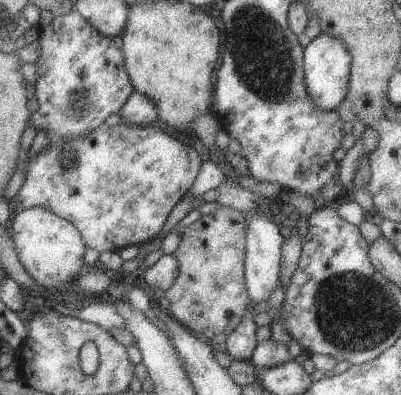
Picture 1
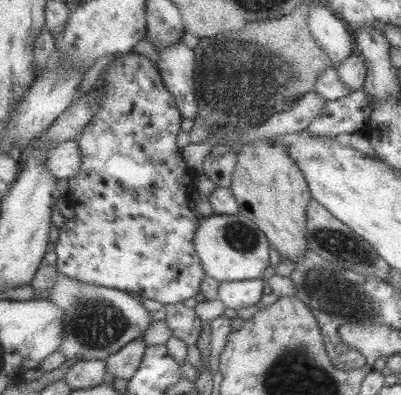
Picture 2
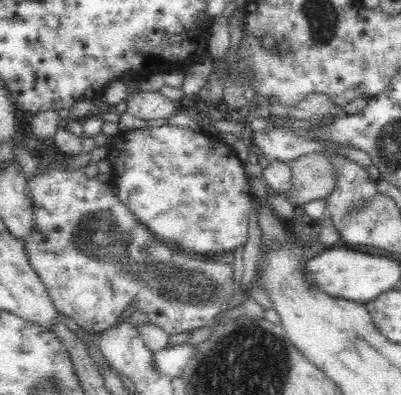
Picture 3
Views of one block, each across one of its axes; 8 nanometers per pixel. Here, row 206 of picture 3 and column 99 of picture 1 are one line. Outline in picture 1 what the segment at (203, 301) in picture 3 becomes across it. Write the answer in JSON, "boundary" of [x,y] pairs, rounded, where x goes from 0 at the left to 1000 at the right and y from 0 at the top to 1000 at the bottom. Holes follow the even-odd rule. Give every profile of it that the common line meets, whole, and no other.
{"boundary":[[[187,20],[147,46],[132,46],[122,61],[102,66],[92,81],[92,116],[97,116],[97,147],[92,162],[92,197],[87,197],[87,253],[92,278],[72,294],[72,319],[82,319],[92,334],[117,334],[122,370],[157,365],[162,354],[197,354],[202,344],[227,339],[242,329],[257,304],[297,284],[302,268],[317,258],[317,248],[332,238],[332,218],[322,203],[322,187],[312,182],[312,142],[302,127],[282,116],[282,96],[267,96],[247,86]]]}

